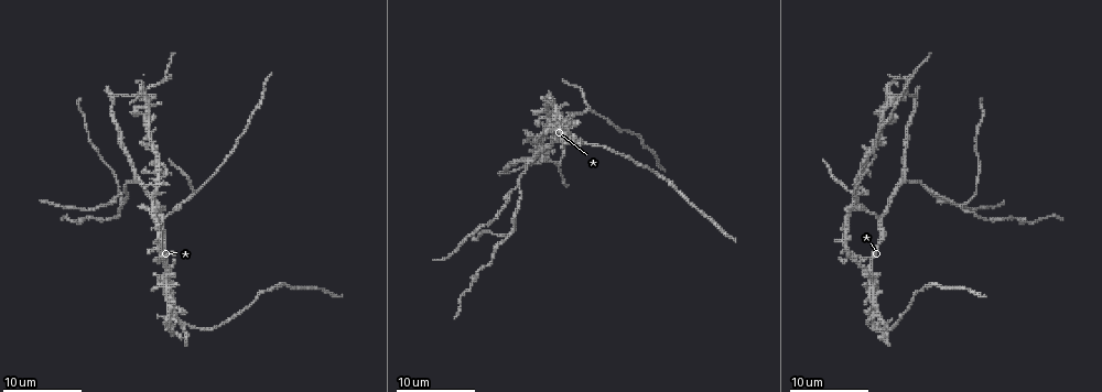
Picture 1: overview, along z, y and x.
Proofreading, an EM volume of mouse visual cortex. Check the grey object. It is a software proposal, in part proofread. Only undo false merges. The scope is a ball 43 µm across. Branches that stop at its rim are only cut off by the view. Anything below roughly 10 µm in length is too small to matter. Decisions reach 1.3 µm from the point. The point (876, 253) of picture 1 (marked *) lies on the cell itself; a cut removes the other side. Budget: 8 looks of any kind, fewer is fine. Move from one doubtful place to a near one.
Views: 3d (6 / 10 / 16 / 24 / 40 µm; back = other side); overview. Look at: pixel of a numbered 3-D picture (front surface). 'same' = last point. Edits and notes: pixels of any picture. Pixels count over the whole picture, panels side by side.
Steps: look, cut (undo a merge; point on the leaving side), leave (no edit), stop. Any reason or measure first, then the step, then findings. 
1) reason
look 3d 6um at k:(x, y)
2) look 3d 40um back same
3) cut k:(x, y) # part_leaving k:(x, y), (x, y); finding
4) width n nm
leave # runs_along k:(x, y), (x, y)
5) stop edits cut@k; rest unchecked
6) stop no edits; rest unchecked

three-way junction
look 3d 10um at 1:(879, 216)

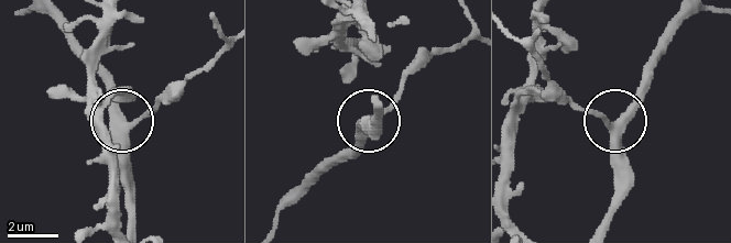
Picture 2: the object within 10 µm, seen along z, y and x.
leave # runs_along 2:(133, 222), (124, 123), (143, 117), (168, 91); one cell here

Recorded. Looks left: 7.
sudden change in width
look 3d 16um at 1:(198, 188)

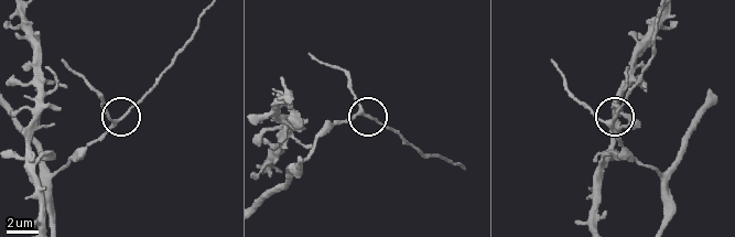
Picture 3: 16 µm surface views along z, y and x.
look 3d 16um back at 3:(612, 118)

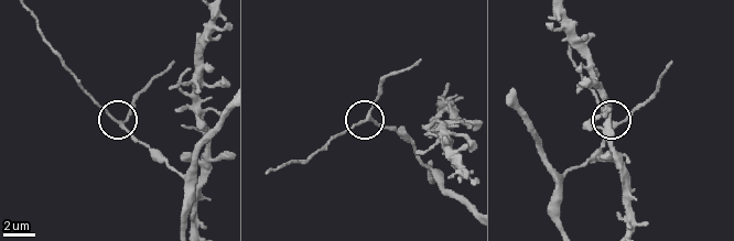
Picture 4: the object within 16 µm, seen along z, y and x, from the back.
width 180 nm
leave # continuous, no second cell

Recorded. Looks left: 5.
look 3d 10um at 1:(929, 192)

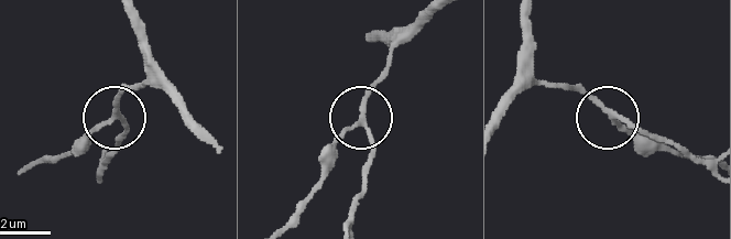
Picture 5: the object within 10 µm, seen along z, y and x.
width 180 nm
leave # runs_along 5:(196, 120), (159, 86), (139, 82), (78, 149); continuous, no second cell

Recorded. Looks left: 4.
branch point
look 3d 16um at 1:(118, 208)

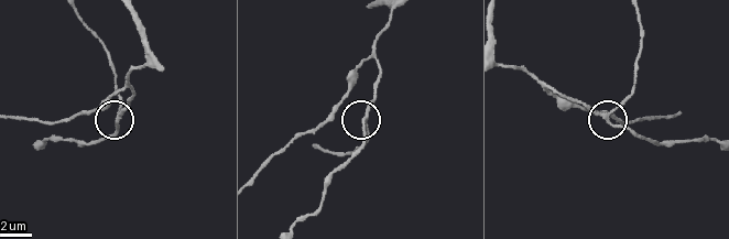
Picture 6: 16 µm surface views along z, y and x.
side_arm 18 um
leave # runs_along 6:(504, 64), (529, 71), (606, 117), (633, 89); one cell here

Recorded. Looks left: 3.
stop no edits; rest unchecked

